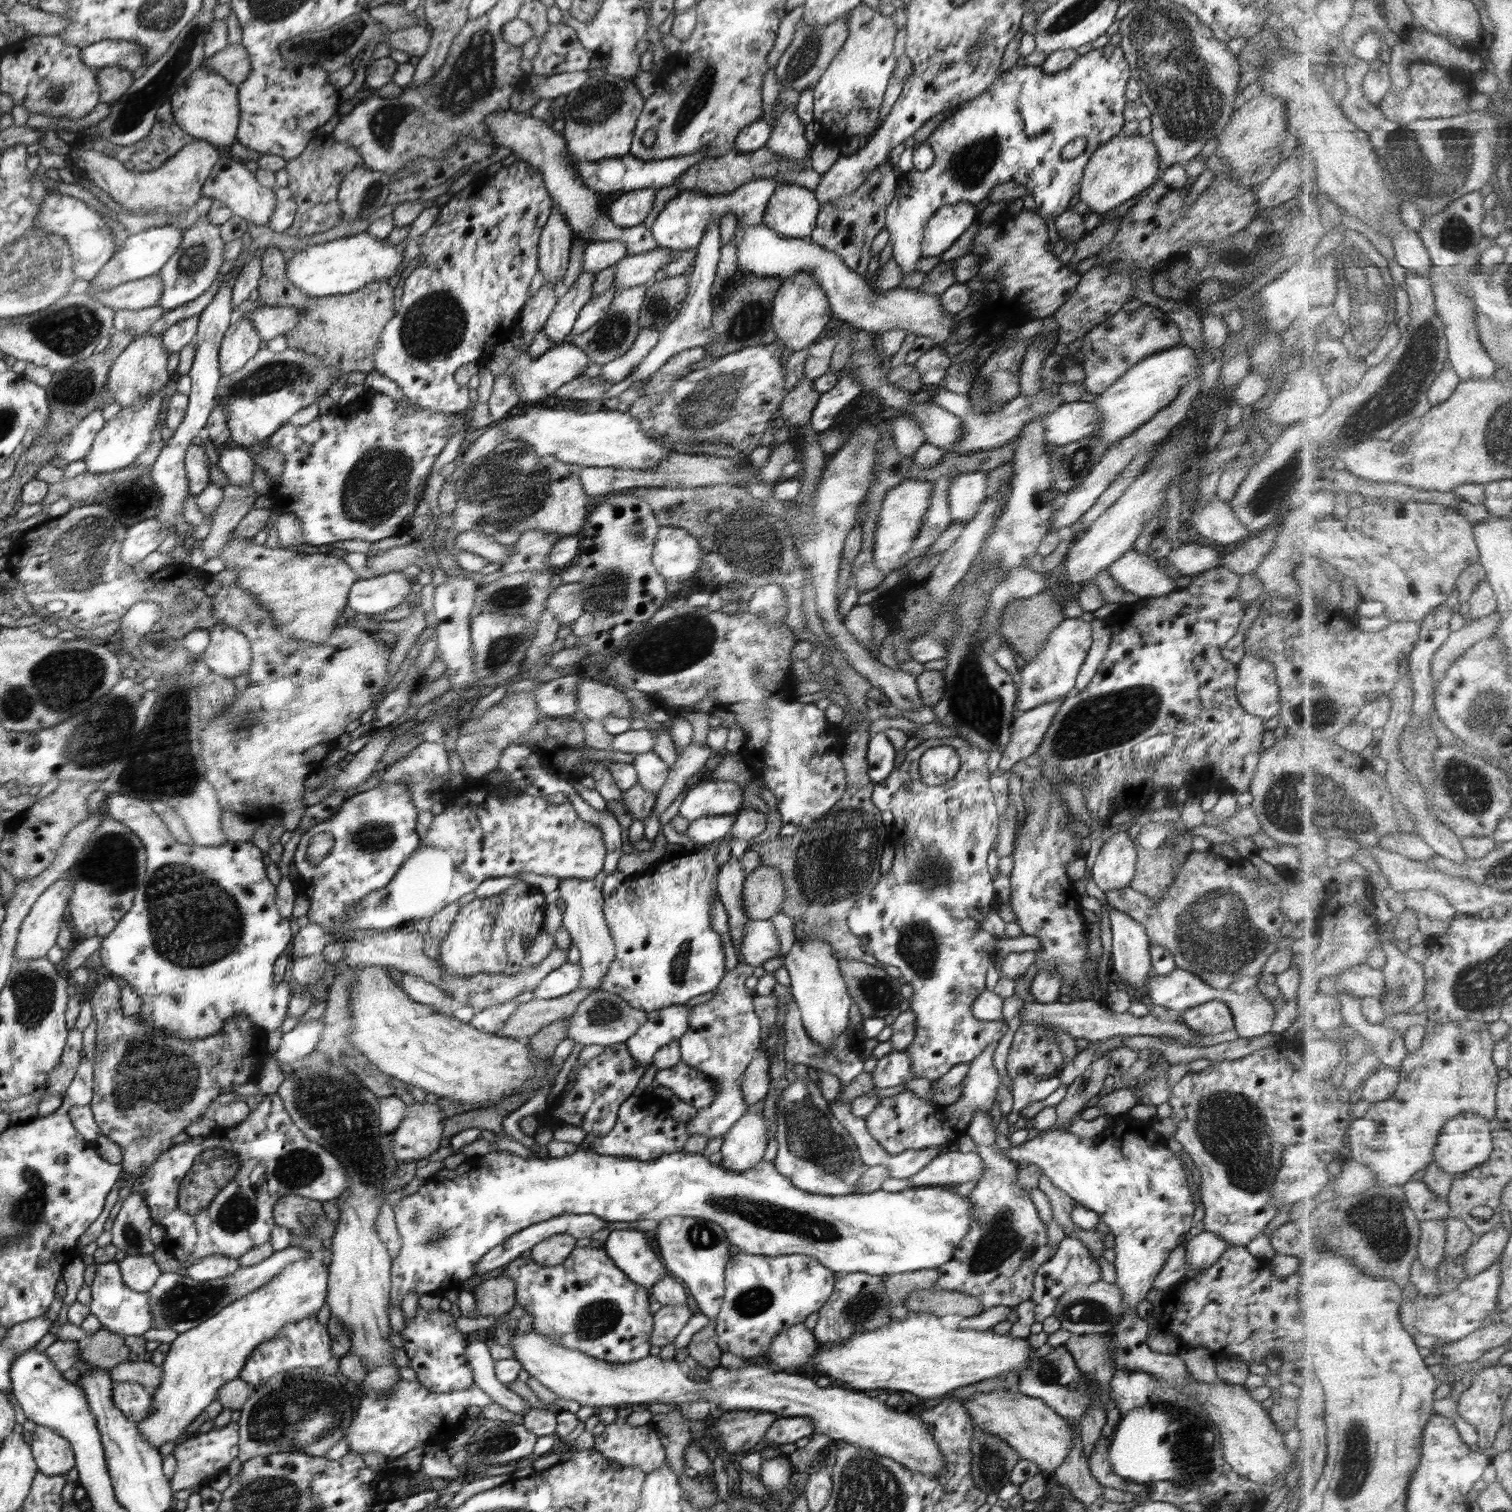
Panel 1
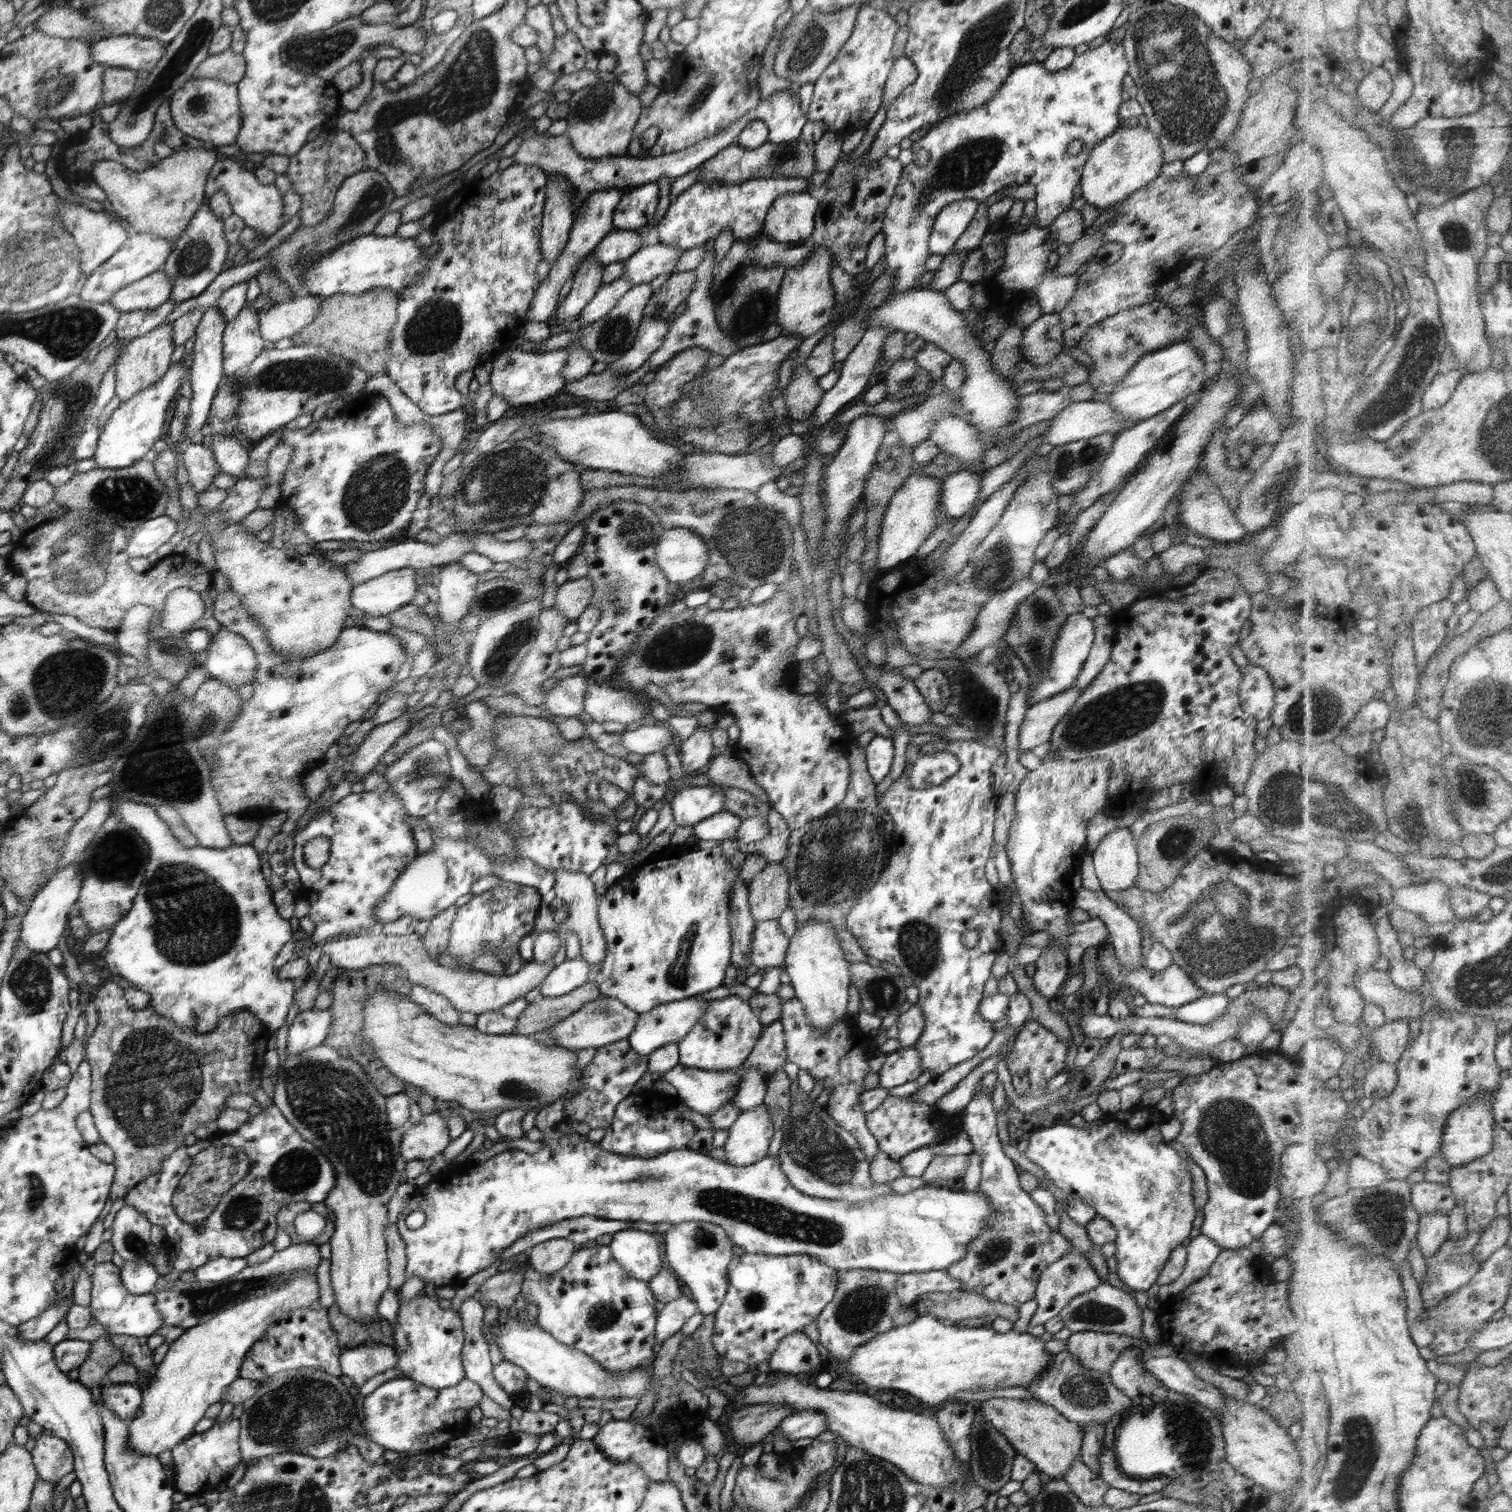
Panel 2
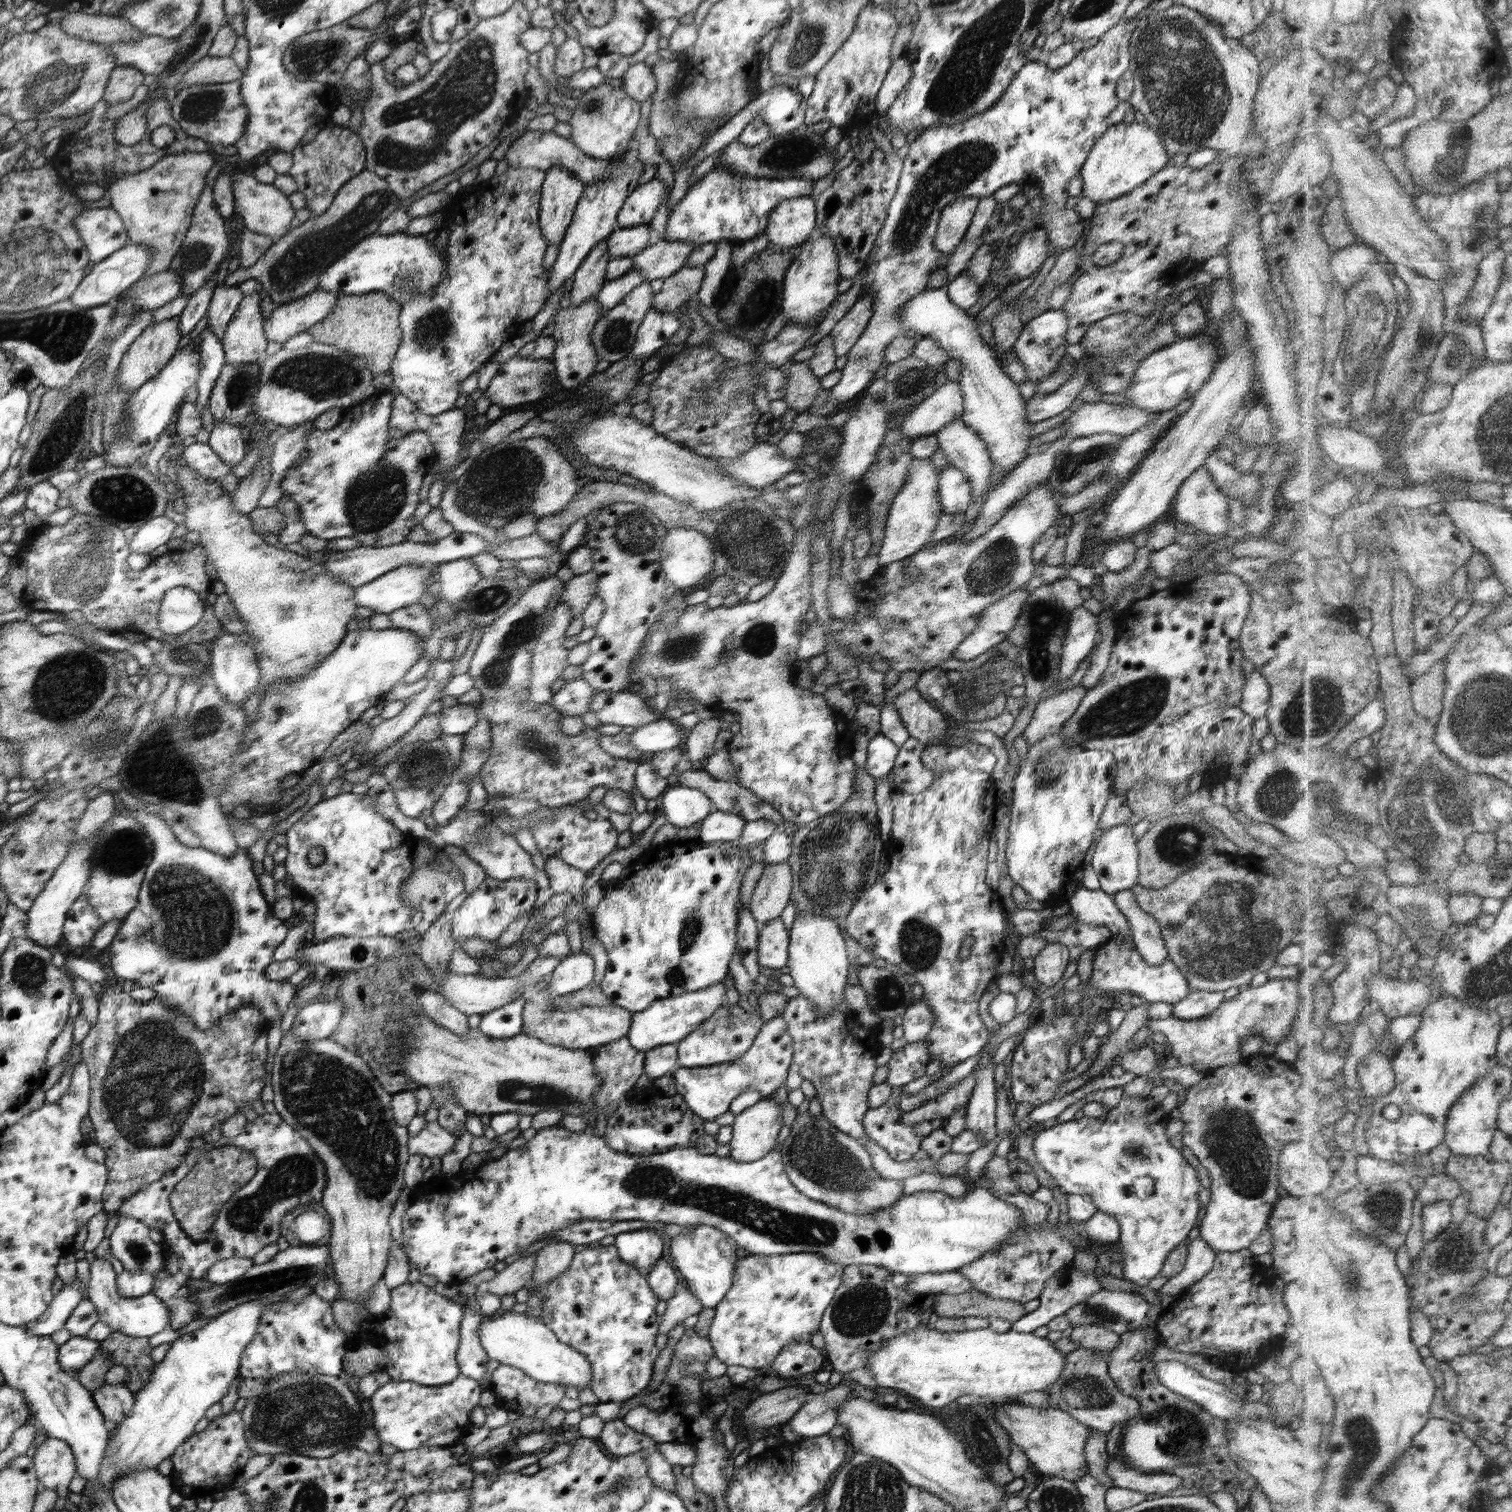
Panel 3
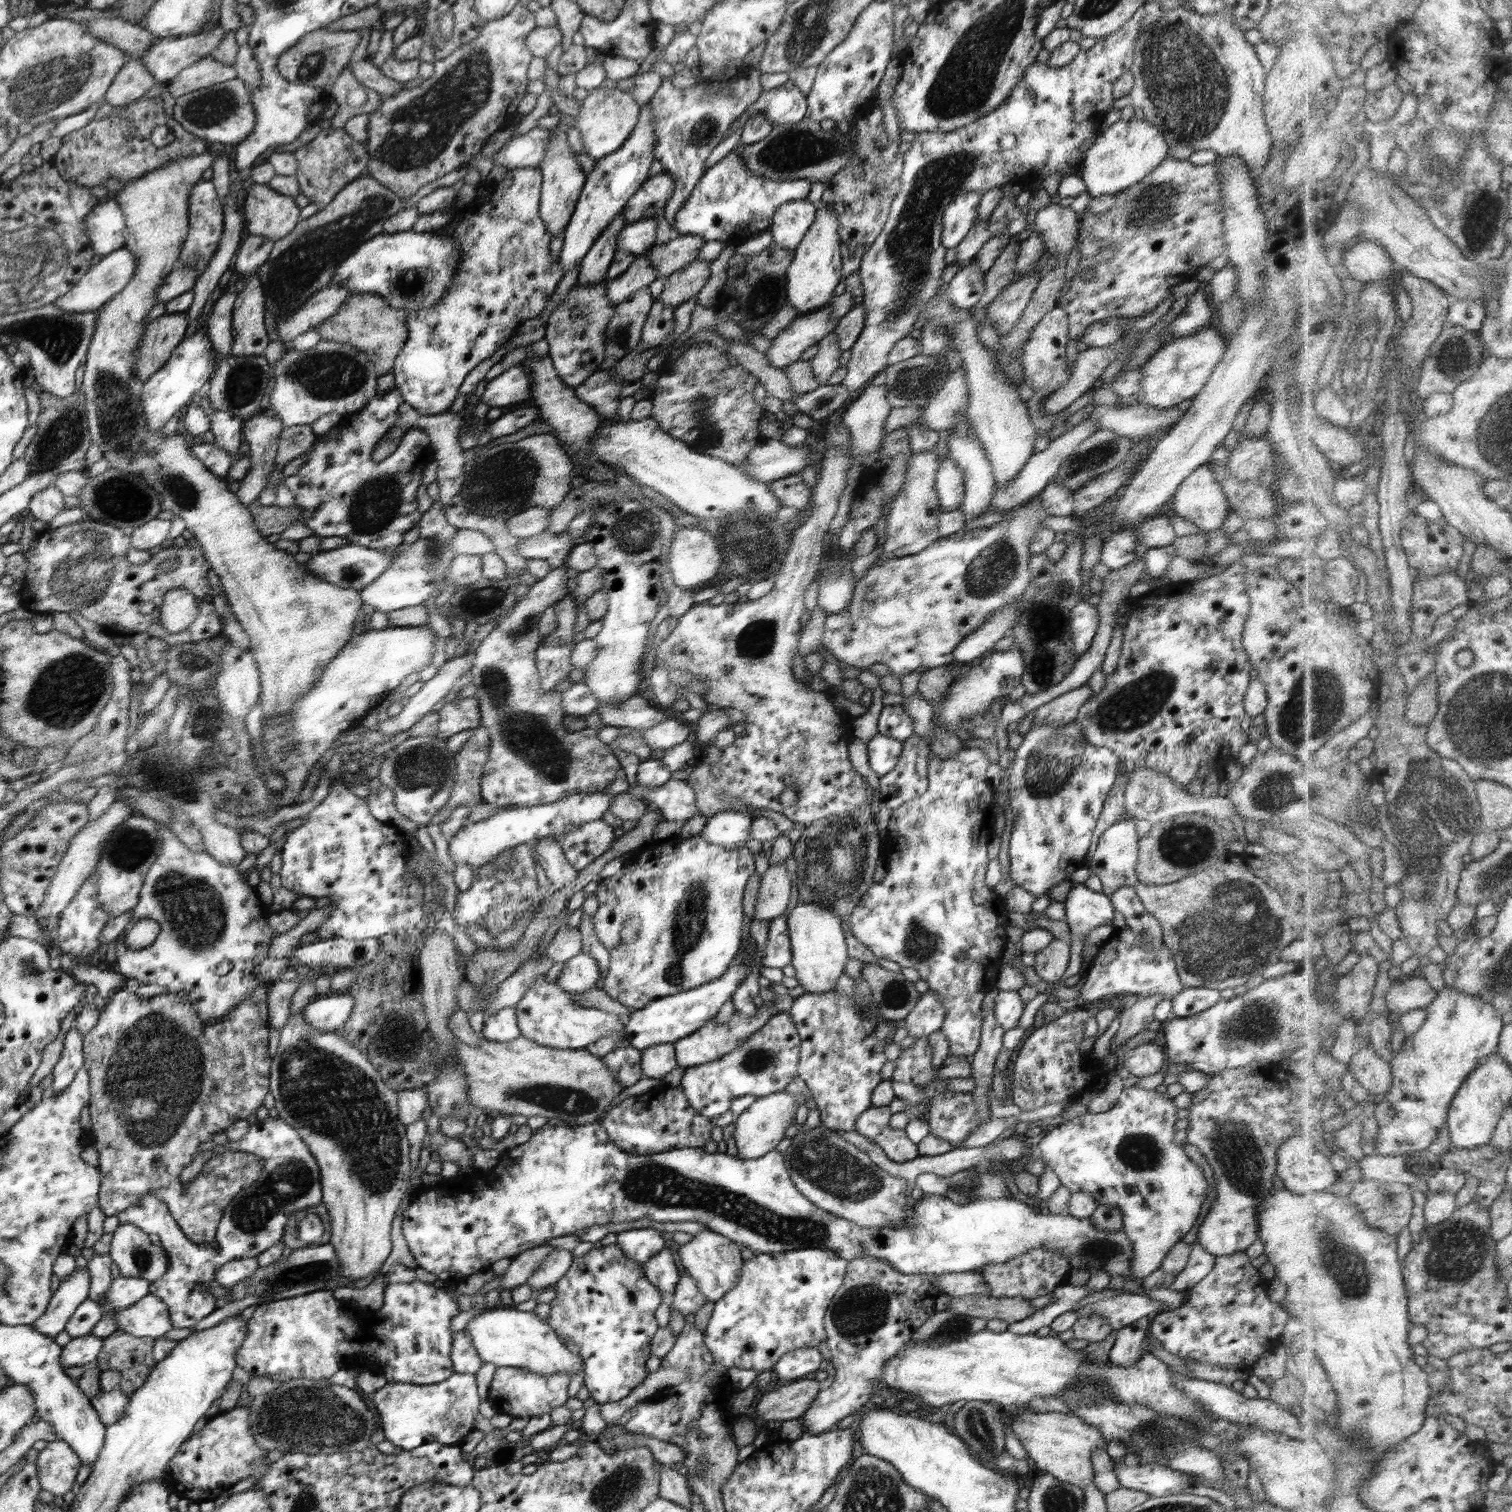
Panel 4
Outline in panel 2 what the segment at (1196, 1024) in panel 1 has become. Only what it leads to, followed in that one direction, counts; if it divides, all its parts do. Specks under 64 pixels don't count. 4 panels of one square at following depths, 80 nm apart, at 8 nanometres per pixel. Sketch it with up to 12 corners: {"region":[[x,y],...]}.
{"region":[[1224,992],[1180,1006],[1175,1020],[1198,1026],[1224,1018]]}

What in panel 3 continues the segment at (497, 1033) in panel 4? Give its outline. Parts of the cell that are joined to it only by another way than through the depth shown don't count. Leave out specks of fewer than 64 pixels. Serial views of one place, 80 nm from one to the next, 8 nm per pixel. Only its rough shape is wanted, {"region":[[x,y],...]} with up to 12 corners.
{"region":[[527,996],[482,1015],[479,1029],[492,1038],[523,1030]]}

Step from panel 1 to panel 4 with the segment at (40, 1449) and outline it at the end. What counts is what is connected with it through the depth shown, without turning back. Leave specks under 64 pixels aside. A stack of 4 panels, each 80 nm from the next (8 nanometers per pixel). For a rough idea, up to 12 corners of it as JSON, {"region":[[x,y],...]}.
{"region":[[62,1439],[47,1442],[38,1454],[43,1490],[63,1496],[83,1464]]}

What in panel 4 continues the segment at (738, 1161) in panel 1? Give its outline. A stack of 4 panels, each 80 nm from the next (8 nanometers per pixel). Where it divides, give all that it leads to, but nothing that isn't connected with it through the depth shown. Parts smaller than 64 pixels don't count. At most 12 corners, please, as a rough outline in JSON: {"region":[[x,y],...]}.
{"region":[[787,1091],[757,1097],[734,1121],[740,1159],[776,1149],[799,1104]]}

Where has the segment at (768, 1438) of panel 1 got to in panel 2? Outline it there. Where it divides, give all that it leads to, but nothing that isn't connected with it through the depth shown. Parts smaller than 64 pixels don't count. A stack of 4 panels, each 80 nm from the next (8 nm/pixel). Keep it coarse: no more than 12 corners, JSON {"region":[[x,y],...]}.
{"region":[[814,1410],[793,1412],[778,1425],[793,1444],[816,1439],[826,1418]]}

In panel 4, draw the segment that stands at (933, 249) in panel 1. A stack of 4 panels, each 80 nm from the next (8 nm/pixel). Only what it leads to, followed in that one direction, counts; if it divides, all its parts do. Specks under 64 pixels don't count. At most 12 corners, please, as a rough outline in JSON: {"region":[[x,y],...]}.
{"region":[[965,191],[943,210],[941,241],[958,246],[975,225],[982,197]]}

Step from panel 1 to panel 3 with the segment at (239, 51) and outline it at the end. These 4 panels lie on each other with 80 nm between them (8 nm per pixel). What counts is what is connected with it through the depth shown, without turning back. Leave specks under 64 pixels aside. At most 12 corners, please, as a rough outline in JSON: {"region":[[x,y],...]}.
{"region":[[230,57],[192,63],[175,86],[229,83],[242,78]]}

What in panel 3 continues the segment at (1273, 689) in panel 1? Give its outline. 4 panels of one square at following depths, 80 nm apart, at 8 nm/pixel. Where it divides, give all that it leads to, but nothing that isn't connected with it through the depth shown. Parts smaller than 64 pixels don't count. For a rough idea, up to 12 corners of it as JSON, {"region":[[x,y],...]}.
{"region":[[1246,675],[1239,707],[1253,719],[1269,707],[1270,685]]}

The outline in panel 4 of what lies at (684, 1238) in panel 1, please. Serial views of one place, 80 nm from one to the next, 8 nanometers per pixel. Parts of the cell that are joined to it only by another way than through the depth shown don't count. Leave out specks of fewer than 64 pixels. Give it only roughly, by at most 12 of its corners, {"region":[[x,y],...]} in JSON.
{"region":[[710,1229],[680,1245],[710,1302],[737,1286],[742,1246]]}

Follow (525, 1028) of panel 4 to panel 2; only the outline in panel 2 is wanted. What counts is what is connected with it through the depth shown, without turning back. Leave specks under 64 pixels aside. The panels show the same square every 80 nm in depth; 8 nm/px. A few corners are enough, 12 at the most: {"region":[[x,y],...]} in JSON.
{"region":[[598,999],[556,1022],[558,1046],[578,1052],[627,1039],[640,1014]]}

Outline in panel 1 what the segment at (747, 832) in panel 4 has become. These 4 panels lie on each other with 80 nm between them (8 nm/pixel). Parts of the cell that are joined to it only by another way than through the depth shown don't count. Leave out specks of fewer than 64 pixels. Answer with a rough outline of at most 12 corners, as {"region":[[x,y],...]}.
{"region":[[734,813],[698,817],[686,835],[708,845],[731,832]]}

